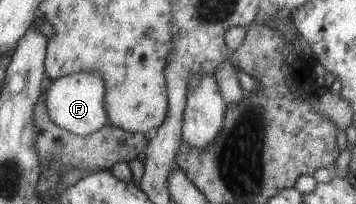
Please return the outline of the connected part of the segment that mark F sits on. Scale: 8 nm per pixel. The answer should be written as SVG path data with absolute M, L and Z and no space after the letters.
M74 70L69 76L55 79L46 92L46 104L51 118L61 127L86 137L106 127L110 116L106 109L106 80L96 71Z

